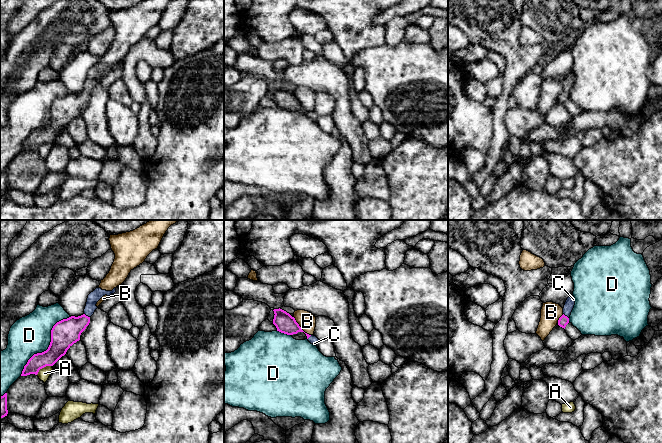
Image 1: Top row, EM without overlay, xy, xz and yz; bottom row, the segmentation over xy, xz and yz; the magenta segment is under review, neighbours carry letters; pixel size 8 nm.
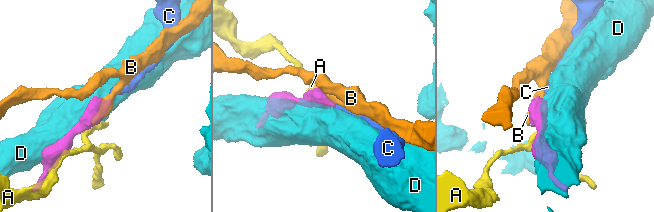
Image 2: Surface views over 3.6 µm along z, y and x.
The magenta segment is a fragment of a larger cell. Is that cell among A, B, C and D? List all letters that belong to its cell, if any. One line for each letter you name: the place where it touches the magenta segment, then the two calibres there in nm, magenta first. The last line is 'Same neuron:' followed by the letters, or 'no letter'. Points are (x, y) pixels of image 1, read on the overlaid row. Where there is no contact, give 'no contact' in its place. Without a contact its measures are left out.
C: contact xy (87, 316); calibres 220 and 90 nm
Same neuron: C

